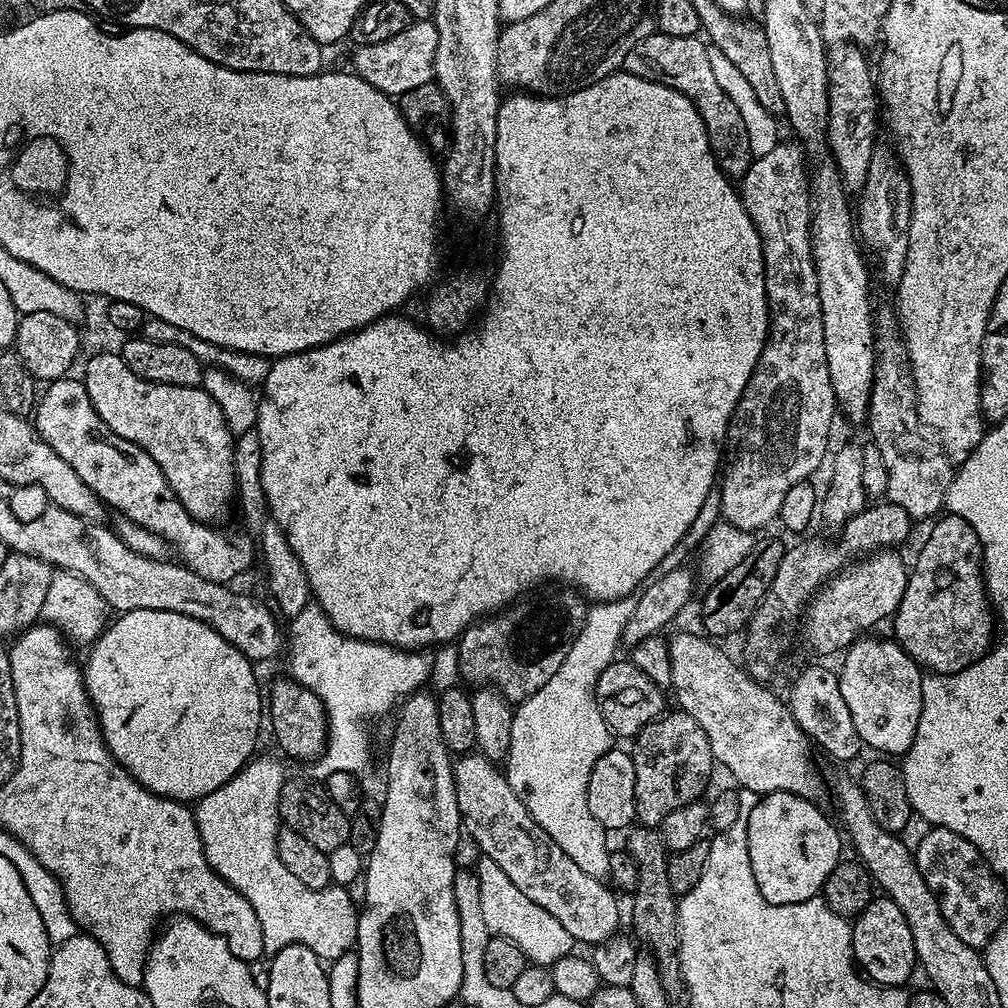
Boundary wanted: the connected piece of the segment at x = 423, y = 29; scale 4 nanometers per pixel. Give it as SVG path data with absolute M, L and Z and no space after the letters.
M431 19L416 20L409 24L402 34L394 34L394 38L386 38L386 42L359 45L356 52L355 75L360 76L370 86L387 96L399 98L406 90L414 90L414 86L433 83L435 50L438 47L438 30Z

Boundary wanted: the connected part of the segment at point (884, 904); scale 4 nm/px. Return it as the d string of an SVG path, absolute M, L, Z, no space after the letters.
M873 898L866 906L866 910L862 910L859 916L855 917L851 930L855 963L871 983L881 986L907 985L912 971L917 971L918 968L916 947L910 934L910 926L894 901L887 898Z

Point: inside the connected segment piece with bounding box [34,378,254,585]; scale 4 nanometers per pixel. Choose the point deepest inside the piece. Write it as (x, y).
(118, 471)

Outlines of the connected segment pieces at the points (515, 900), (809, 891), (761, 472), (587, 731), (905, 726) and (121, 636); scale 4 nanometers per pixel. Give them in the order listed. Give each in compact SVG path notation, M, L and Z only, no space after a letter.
M487 858L481 861L480 865L475 865L474 871L478 878L482 918L489 933L514 942L514 946L522 949L525 957L533 965L550 966L556 960L569 955L573 951L574 941L570 934L566 934L566 930L562 930L562 922L546 914L542 906L530 902L530 898L526 898L526 894L522 894L522 890L518 890L518 886L514 886L514 882L506 878L506 874L502 874L502 870L495 862Z
M770 792L759 797L760 800L752 809L746 812L748 818L748 829L746 830L746 842L748 843L748 853L750 854L750 870L754 874L754 882L758 886L758 890L762 894L762 898L771 904L797 904L798 902L806 902L807 900L815 900L821 895L826 878L830 874L830 870L834 870L834 866L841 863L840 856L840 840L842 844L842 832L835 823L832 824L819 812L813 801L808 800L805 796L795 796L793 792Z
M781 142L774 146L774 150L770 150L770 154L762 154L761 156L755 157L752 161L752 165L746 170L746 174L742 178L742 183L744 185L739 185L738 191L740 193L740 198L743 200L746 206L746 214L750 214L750 218L754 222L754 226L758 230L758 238L762 242L762 254L764 255L764 285L766 286L766 298L768 299L768 336L764 340L764 349L762 354L758 358L758 362L754 366L754 370L750 374L750 382L746 382L746 390L742 390L742 398L736 404L736 408L732 412L732 421L728 423L728 434L726 437L726 459L722 464L722 479L718 484L718 496L720 492L720 508L724 511L723 519L727 523L738 526L742 530L746 530L750 533L755 533L756 528L764 528L767 526L771 520L775 521L780 515L782 510L782 502L786 496L786 492L790 490L795 483L802 482L803 480L809 479L812 476L811 472L819 466L820 463L825 463L826 457L829 455L830 447L828 448L828 435L832 432L832 415L837 415L838 405L836 403L836 395L832 389L832 383L830 382L830 370L828 369L828 364L826 362L826 346L824 345L824 327L822 326L822 306L820 305L820 295L818 294L818 274L816 273L816 263L812 257L812 197L810 195L810 168L804 165L804 152L799 148L801 145L787 144L787 142Z
M631 594L617 600L601 600L589 607L582 630L574 638L554 678L550 678L550 682L546 682L542 690L538 690L535 696L523 701L515 709L506 757L508 784L532 815L533 824L548 837L551 843L557 844L572 859L574 866L586 870L586 874L599 881L603 881L608 874L609 833L596 821L594 814L590 814L590 806L586 802L586 790L590 782L590 770L594 770L594 762L598 762L600 757L596 744L611 745L614 736L600 713L594 685L598 683L602 672L617 659L616 651L622 648L624 627L634 614L636 602L637 597Z
M868 634L857 639L843 653L844 665L838 668L842 698L854 718L861 745L868 747L869 744L876 751L873 753L883 754L888 758L900 758L910 750L914 742L914 734L918 730L918 718L922 714L924 676L921 667L904 653L904 649L896 643L895 639L888 638L880 644L879 638L872 635L876 634Z
M130 610L121 612L100 633L96 643L91 645L88 665L83 665L84 689L96 709L96 718L100 722L100 732L104 736L104 745L108 753L116 759L132 777L146 790L156 796L164 796L167 800L181 802L199 802L203 796L218 790L230 778L234 778L240 769L253 759L257 751L256 739L260 736L260 684L252 673L253 661L248 660L218 630L210 625L198 622L198 618L190 618L186 614L174 614L170 610Z

